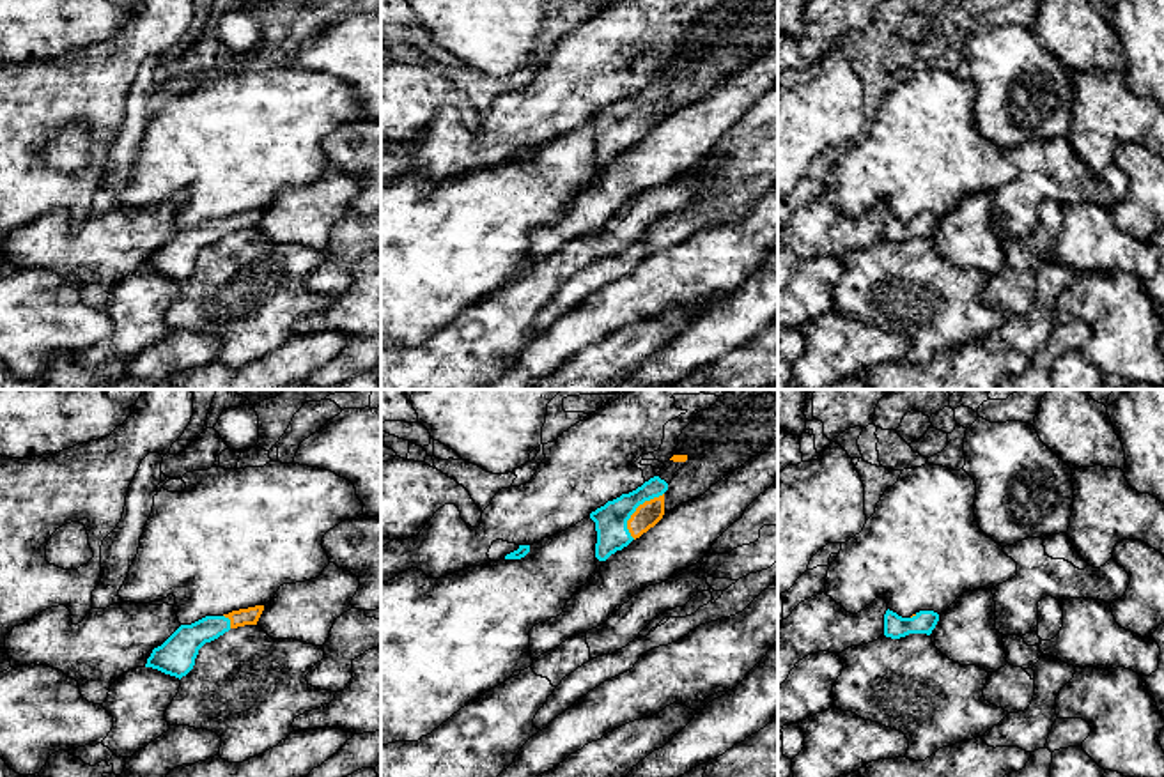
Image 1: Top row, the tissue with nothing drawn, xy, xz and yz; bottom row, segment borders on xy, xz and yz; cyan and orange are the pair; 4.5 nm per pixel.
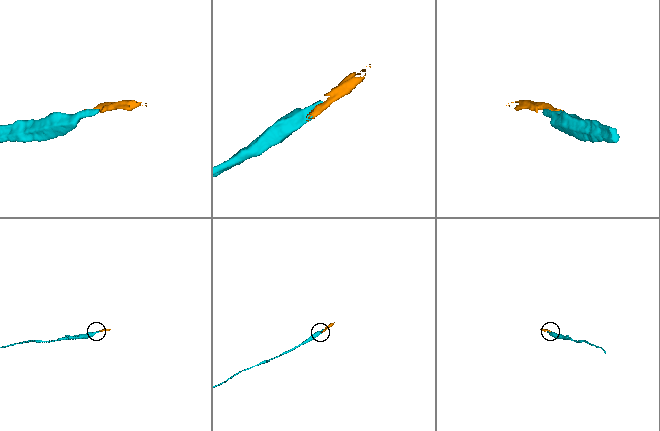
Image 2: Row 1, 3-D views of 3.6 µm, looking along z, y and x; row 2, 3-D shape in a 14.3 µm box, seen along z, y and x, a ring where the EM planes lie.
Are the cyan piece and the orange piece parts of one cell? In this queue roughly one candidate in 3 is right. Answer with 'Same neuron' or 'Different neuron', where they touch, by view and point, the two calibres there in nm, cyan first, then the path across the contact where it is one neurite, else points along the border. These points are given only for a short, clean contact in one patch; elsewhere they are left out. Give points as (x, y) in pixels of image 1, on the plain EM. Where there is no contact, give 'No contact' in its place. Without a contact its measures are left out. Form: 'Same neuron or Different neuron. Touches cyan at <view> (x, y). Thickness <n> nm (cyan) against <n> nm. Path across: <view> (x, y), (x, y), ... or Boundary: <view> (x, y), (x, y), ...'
Same neuron. Touches cyan at xz (635, 114). Thickness 140 nm (cyan) against 110 nm. Path across: xz (612, 123), (626, 123), (635, 114), (651, 115)

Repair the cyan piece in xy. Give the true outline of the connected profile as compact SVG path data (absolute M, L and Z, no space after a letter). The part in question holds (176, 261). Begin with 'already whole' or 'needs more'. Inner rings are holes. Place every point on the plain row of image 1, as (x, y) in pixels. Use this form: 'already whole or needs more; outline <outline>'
needs more; outline M264 209L232 214L223 219L206 219L191 228L181 228L161 250L154 251L145 271L158 273L165 278L186 280L198 258L198 253L230 232L257 228Z

